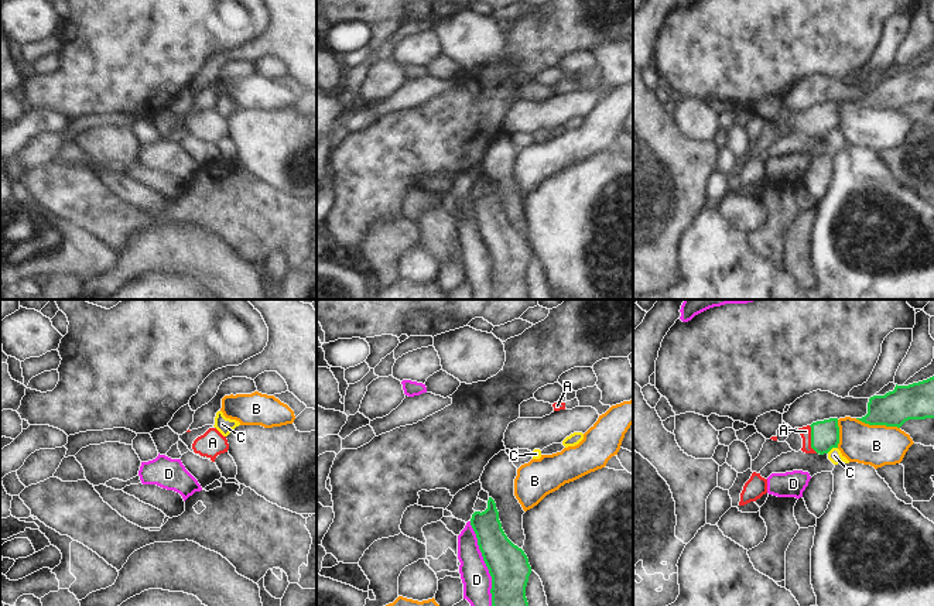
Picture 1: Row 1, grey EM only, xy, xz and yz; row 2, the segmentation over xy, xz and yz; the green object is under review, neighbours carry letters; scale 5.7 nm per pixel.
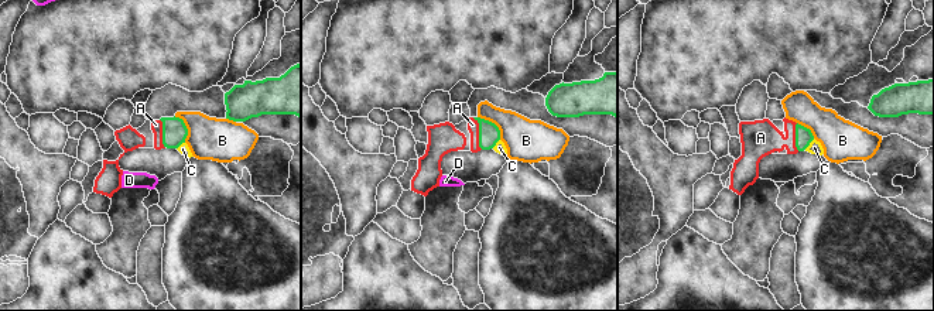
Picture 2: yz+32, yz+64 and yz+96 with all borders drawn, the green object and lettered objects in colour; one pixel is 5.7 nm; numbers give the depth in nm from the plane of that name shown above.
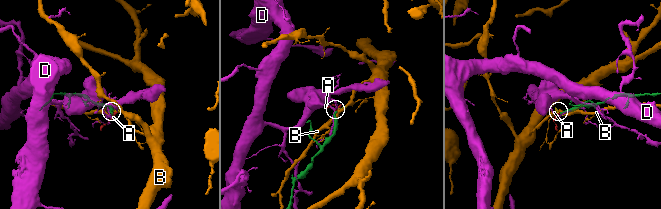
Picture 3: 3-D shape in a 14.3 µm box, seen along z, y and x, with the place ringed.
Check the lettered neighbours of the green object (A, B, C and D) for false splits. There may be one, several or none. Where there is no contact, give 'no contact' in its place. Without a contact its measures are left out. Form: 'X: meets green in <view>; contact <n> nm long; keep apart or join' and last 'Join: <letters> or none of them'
A: meets green in yz; contact 170 nm long; join
B: meets green in yz; contact 260 nm long; keep apart
C: meets green in yz; contact 70 nm long; keep apart
D: meets green in xz; contact 500 nm long; keep apart
Join: A

